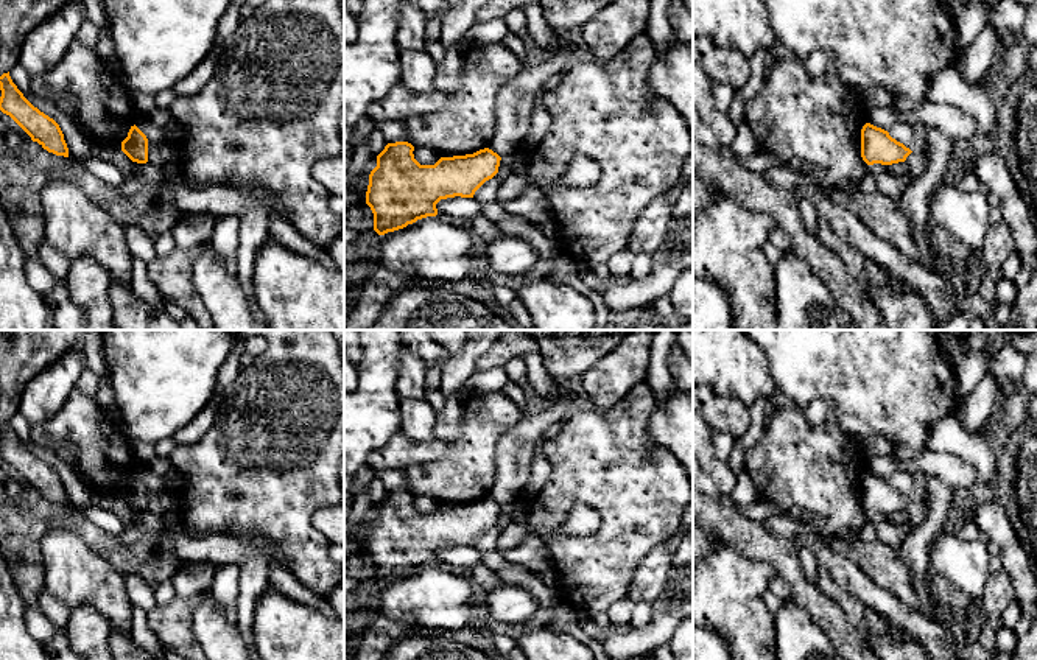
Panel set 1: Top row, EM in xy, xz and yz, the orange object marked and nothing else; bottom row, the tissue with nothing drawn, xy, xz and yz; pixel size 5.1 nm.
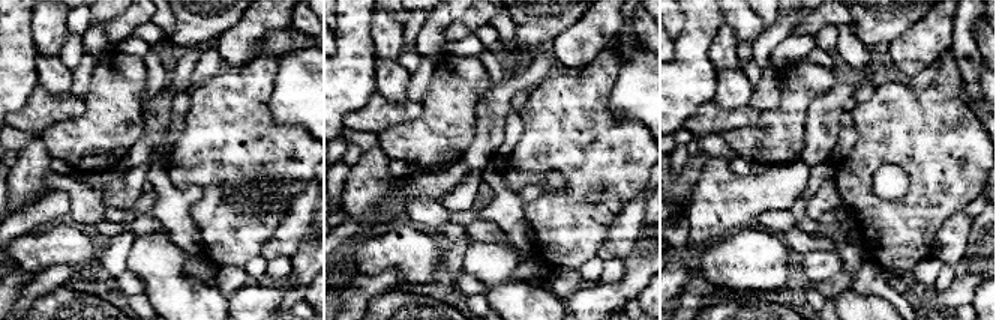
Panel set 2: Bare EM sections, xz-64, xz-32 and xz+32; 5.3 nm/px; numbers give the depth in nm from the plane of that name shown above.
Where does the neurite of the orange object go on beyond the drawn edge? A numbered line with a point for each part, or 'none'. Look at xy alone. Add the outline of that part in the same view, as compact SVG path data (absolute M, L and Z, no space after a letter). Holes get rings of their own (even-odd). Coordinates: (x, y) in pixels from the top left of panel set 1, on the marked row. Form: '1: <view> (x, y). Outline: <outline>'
none

